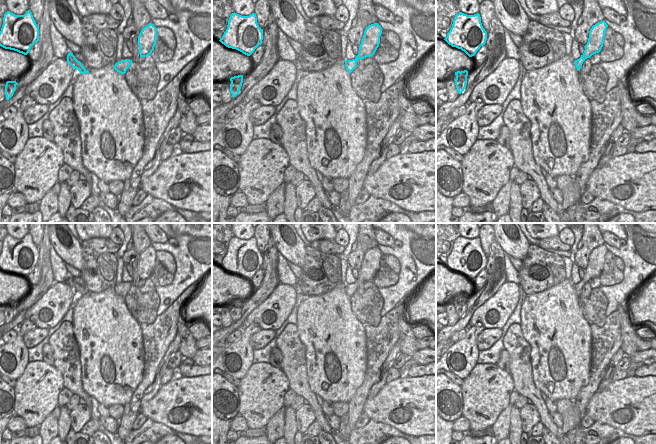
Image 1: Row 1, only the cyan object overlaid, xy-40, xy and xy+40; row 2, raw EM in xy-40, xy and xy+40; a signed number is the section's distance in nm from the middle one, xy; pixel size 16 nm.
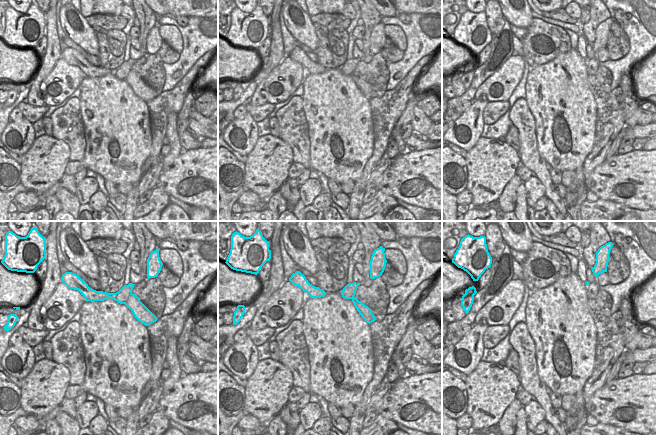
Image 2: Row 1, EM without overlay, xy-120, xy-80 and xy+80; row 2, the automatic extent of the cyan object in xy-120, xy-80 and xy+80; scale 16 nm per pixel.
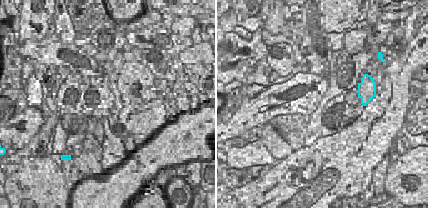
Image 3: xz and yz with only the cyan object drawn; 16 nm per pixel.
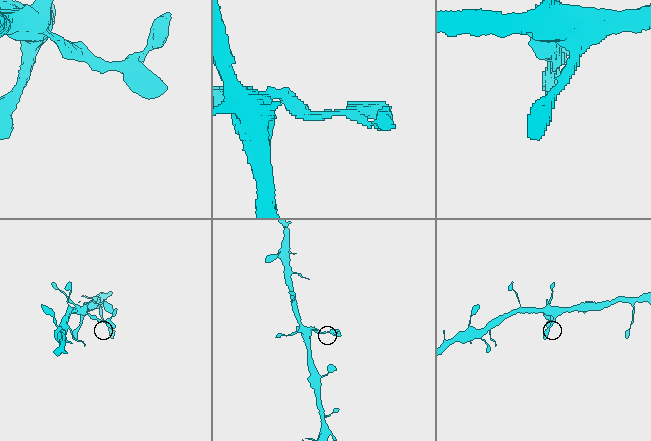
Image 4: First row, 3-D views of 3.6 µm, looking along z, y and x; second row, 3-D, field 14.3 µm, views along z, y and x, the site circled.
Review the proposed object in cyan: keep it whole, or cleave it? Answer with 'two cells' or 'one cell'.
one cell

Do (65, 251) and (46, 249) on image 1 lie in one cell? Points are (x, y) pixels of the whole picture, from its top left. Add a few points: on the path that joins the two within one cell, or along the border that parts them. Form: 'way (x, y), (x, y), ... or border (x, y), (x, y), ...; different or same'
border (50, 233), (52, 245); different

